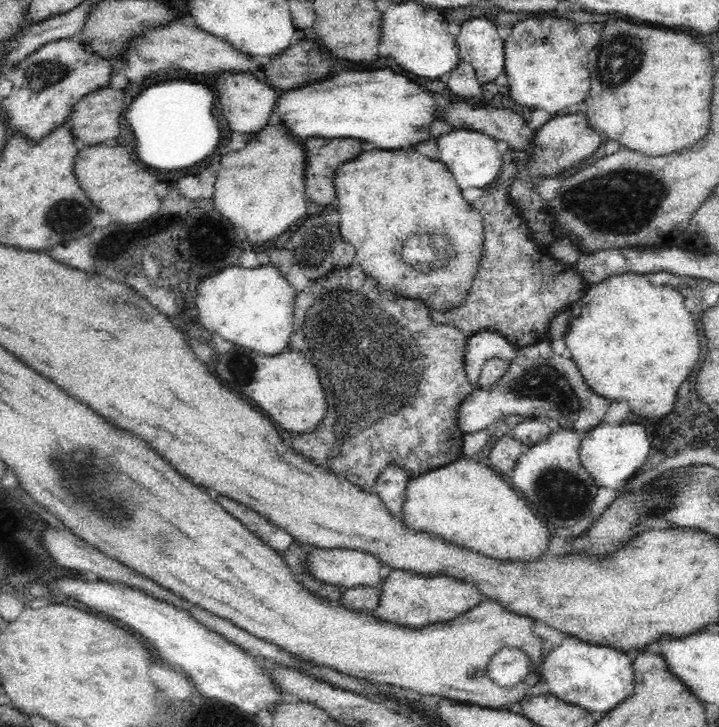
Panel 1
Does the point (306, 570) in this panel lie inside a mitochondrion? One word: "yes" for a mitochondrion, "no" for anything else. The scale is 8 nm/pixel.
no

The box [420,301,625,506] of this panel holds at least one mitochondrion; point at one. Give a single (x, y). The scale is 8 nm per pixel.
(543, 381)

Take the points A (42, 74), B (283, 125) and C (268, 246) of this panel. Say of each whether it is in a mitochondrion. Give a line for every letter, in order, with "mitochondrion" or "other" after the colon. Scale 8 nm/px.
A: mitochondrion
B: other
C: other

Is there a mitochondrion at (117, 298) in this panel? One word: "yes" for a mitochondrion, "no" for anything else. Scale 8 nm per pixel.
yes

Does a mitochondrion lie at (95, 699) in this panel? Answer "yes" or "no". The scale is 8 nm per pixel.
no

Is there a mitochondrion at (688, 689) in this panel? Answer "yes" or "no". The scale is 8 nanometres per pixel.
no

